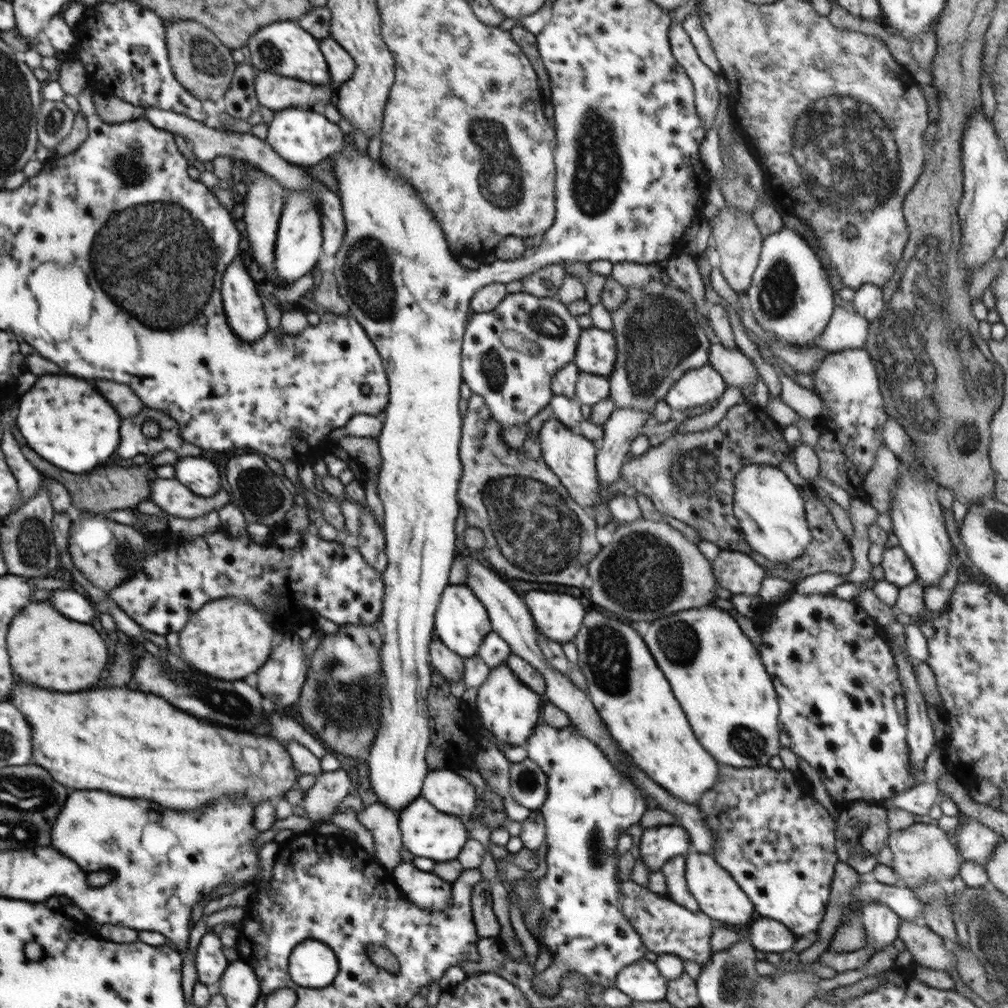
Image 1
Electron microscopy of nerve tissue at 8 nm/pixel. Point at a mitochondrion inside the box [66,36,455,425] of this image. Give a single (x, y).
(151, 242)

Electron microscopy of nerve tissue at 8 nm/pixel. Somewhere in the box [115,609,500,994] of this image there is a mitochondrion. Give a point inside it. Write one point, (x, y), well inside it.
(223, 700)

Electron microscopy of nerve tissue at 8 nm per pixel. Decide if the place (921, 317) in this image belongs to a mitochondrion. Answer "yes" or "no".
yes

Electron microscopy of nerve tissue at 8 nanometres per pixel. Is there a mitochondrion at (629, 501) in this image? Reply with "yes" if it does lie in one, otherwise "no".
no

